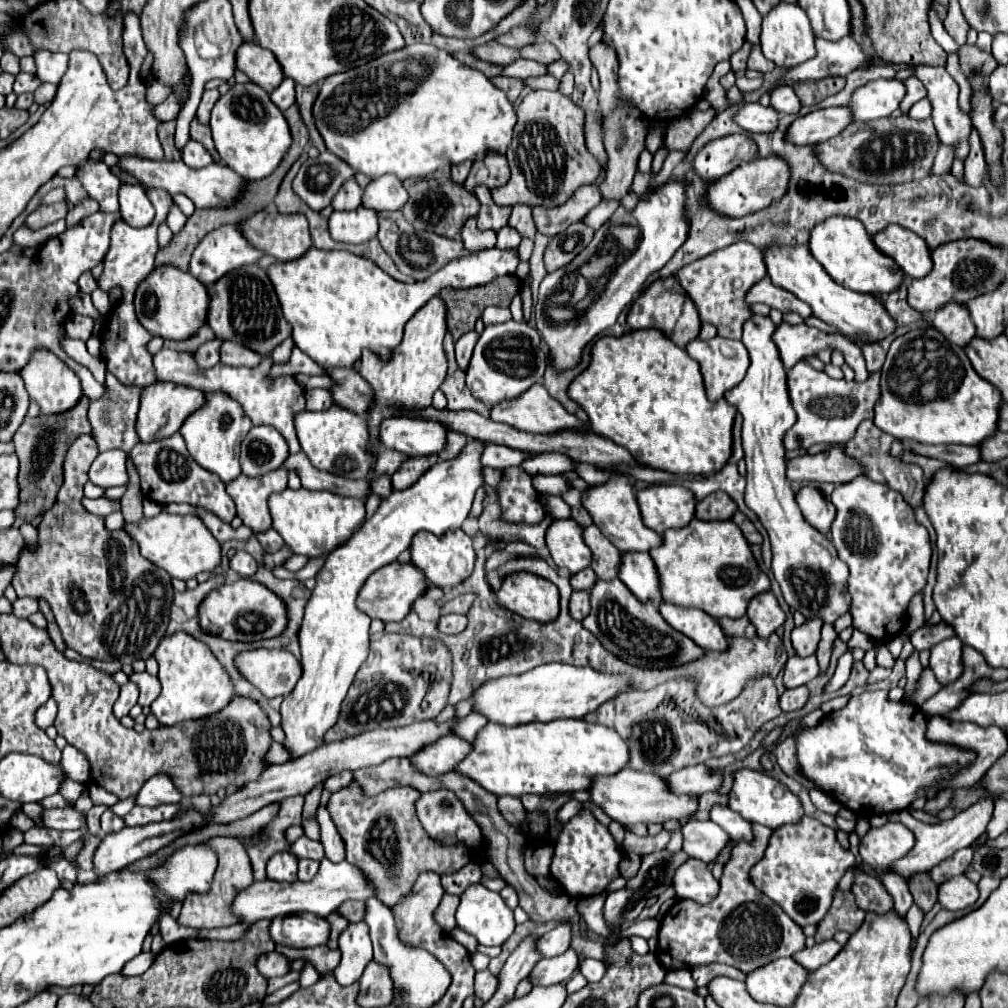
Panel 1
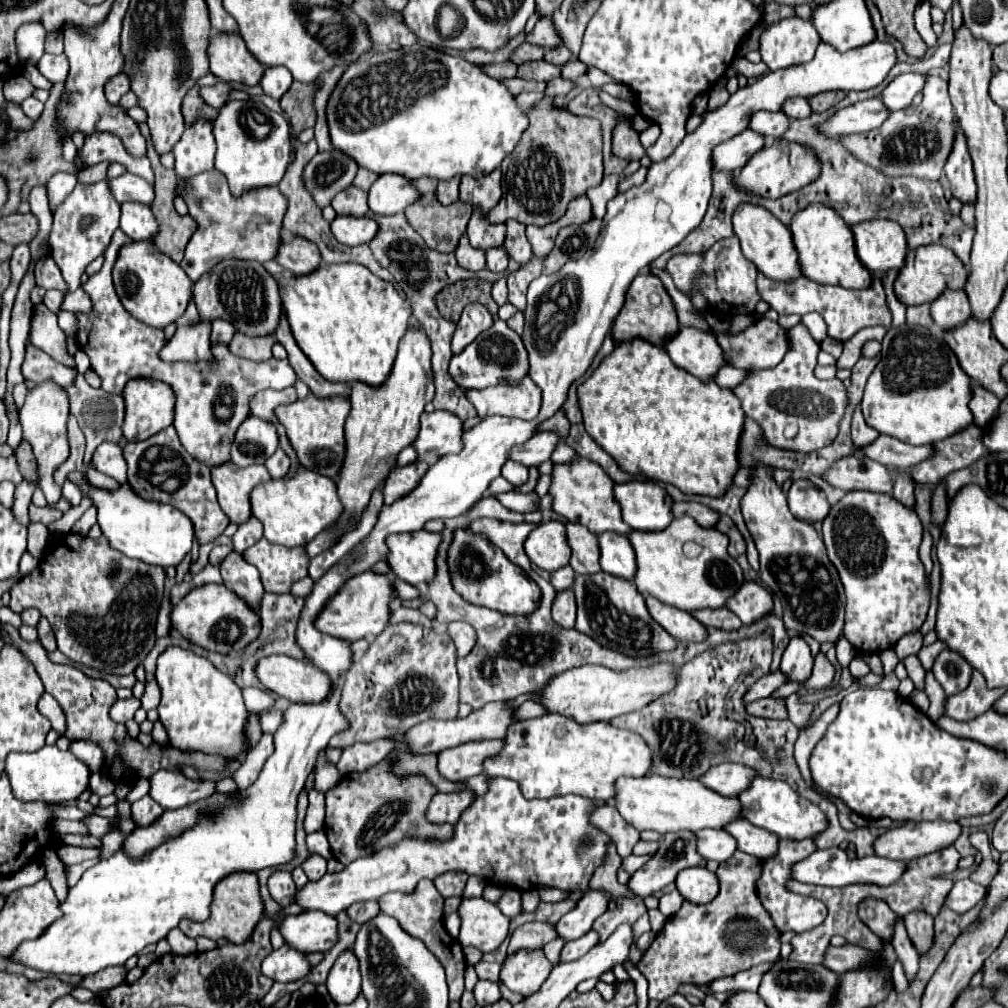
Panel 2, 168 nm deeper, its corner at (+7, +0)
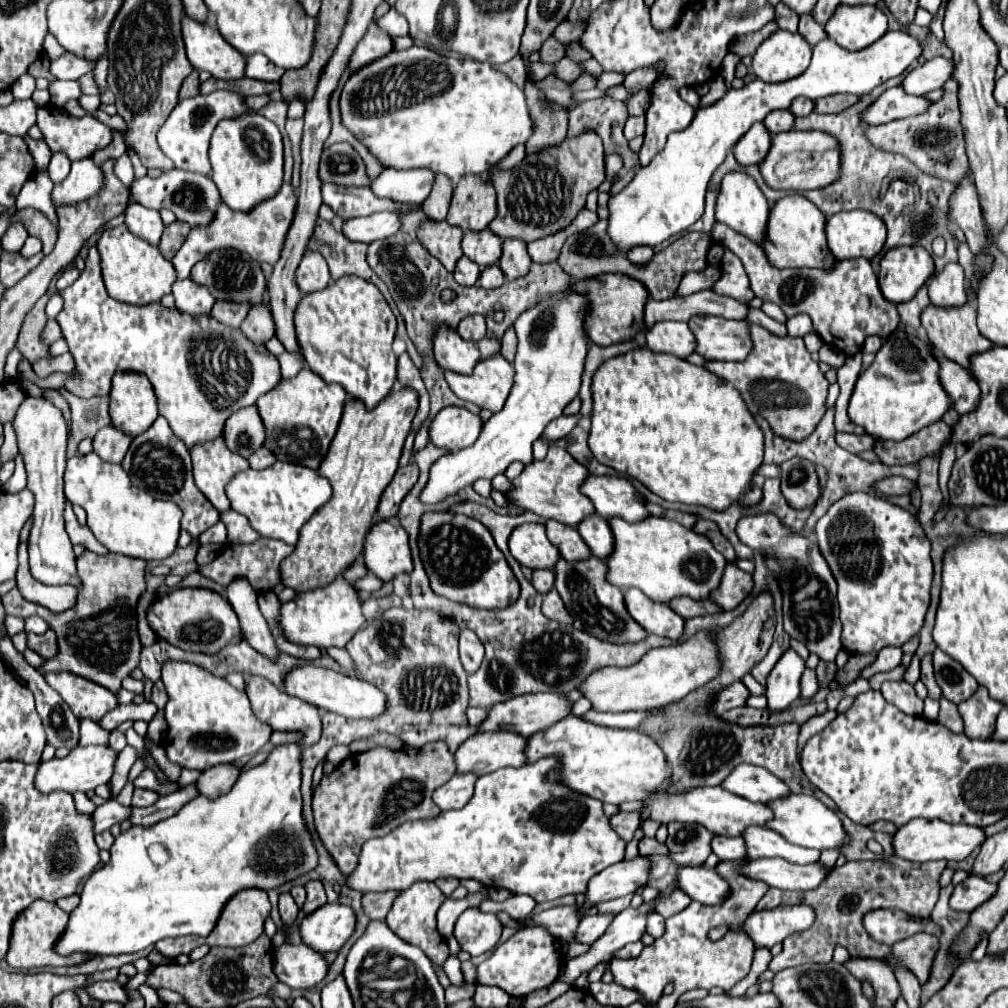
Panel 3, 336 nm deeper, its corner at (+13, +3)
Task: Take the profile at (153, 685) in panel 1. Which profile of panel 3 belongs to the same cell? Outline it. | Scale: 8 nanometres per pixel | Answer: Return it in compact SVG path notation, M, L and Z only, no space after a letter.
M157 680L157 682L153 684L153 690L151 690L151 702L153 702L159 710L165 708L167 698L165 698L165 686L163 686L161 680Z

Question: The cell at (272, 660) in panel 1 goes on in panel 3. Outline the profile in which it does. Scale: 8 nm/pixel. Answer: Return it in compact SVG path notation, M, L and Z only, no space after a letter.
M313 664L293 666L293 670L289 670L283 678L283 690L303 702L341 714L345 718L373 718L385 710L385 694L381 694L381 690L377 690L373 684Z

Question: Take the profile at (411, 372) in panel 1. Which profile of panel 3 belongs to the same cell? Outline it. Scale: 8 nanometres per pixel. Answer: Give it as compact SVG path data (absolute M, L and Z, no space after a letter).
M409 386L391 390L373 410L367 410L357 398L349 398L345 402L337 434L317 470L331 482L333 498L299 530L295 552L281 564L281 582L285 586L295 588L297 592L325 586L345 572L347 566L361 554L379 498L399 466L403 444L417 414L417 406L419 396Z

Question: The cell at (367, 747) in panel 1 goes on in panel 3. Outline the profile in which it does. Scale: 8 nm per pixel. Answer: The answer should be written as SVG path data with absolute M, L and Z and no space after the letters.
M523 694L505 702L499 702L491 708L487 708L485 720L477 726L477 732L497 732L497 730L507 730L515 732L523 738L529 738L529 734L535 734L537 730L549 728L549 724L561 720L565 714L569 714L571 704L561 696L561 694Z

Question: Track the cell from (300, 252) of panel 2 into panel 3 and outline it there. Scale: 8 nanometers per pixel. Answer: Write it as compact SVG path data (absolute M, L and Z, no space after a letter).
M311 250L303 254L295 276L297 276L297 286L301 288L303 294L323 290L331 280L325 258L319 252L311 252Z

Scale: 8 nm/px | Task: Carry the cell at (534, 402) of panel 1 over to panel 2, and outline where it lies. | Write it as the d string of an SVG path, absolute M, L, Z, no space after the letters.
M523 377L519 383L507 381L487 389L467 389L465 395L479 411L479 417L503 415L531 421L541 407L539 387L529 377Z

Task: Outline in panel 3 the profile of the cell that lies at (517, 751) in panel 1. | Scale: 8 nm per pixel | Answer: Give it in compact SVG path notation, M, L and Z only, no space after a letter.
M569 714L553 726L539 730L525 742L527 764L555 756L557 766L547 772L551 782L559 782L579 794L619 806L627 800L641 800L649 790L659 788L669 778L669 768L661 748L639 730L617 730L595 726L581 716Z

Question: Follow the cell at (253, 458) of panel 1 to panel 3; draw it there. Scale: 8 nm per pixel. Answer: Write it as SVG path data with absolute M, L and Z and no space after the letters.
M241 408L235 412L223 430L225 444L231 452L249 458L255 450L259 450L265 442L265 424L257 414L257 408Z

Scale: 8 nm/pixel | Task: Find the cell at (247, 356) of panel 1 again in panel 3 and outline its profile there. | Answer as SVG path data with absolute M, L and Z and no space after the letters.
M253 306L243 320L241 330L255 344L265 344L269 338L273 338L273 318L269 318L269 308Z

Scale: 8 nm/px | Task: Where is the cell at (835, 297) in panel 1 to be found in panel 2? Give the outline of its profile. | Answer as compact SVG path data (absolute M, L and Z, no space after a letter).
M743 203L743 205L739 205L739 209L735 209L735 217L731 219L731 223L733 223L735 235L741 241L743 255L747 255L757 265L757 269L763 271L767 277L787 281L787 279L795 279L801 275L791 231L771 211L763 209L761 205Z

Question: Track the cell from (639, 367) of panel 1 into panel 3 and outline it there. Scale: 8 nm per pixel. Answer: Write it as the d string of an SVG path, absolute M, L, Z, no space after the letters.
M633 348L633 350L629 350L621 356L613 356L613 358L605 360L599 366L599 370L593 376L591 392L593 392L593 410L591 410L589 448L593 450L593 456L601 464L605 464L605 466L609 466L609 468L613 468L621 474L629 474L631 478L637 478L651 492L655 492L657 496L661 496L669 502L699 504L699 506L707 506L707 508L713 508L713 510L725 510L727 506L731 506L733 502L737 502L743 496L747 486L751 486L753 474L761 466L761 460L763 460L763 432L755 424L755 420L753 420L751 412L747 410L741 394L737 394L737 390L733 390L733 386L729 386L729 382L725 382L723 378L717 378L707 368L695 366L695 364L691 364L687 360L681 360L681 358L673 358L669 354L651 352L649 348Z

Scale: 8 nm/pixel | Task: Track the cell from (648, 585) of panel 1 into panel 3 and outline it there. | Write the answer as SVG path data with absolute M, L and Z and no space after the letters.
M593 514L593 518L585 518L585 522L577 526L577 530L597 558L607 560L609 554L613 554L613 532L605 518Z

